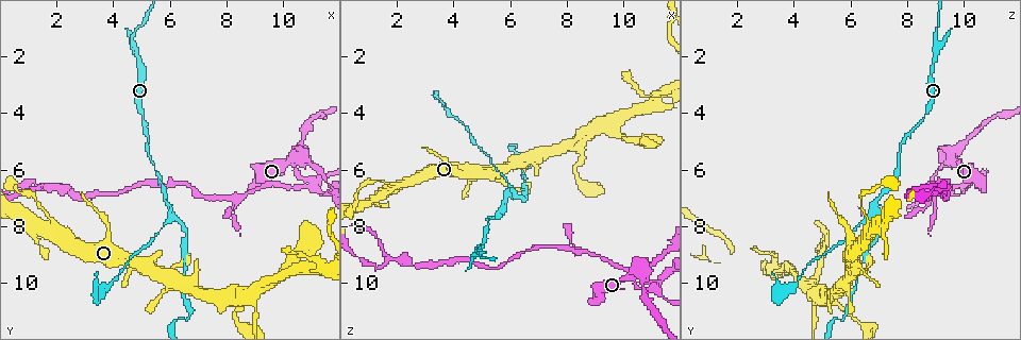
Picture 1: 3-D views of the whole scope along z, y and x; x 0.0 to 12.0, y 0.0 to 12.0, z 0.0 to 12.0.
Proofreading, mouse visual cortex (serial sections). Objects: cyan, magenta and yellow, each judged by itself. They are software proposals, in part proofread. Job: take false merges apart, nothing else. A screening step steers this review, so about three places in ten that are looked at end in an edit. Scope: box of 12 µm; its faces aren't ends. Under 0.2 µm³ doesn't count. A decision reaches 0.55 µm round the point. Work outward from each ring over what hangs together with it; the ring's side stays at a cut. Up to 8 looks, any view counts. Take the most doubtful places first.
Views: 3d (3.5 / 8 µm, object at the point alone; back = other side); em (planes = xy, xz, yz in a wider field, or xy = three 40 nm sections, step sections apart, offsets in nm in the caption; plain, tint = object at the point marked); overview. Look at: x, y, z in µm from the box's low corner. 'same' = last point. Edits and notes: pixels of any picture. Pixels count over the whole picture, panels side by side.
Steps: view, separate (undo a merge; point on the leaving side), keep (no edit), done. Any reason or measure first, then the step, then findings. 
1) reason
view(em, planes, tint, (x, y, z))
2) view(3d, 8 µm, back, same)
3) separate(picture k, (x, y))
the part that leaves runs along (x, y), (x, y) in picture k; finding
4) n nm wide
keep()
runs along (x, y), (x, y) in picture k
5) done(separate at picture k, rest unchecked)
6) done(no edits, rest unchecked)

view(3d, 3.5 µm, (6.1, 7.5, 6.9))

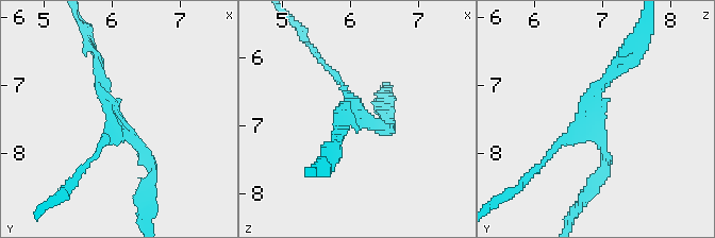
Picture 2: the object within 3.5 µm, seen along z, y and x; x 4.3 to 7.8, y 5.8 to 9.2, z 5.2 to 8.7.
view(em, xy, step 5, tint, (6.10, 7.50, 6.95))

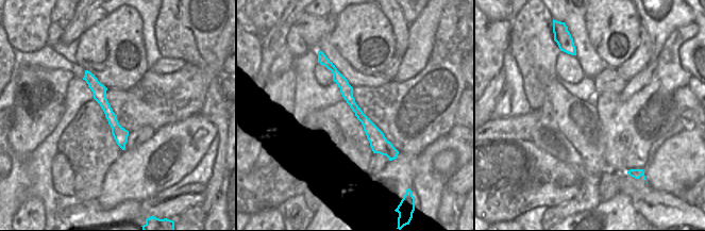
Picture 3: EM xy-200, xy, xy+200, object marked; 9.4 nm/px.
view(em, xy, step 1, tint, same)

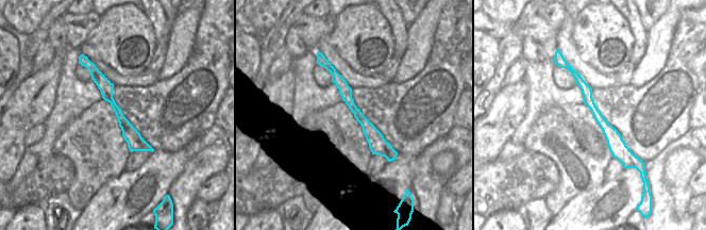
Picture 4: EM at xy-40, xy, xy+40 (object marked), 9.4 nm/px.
keep()
runs along (565, 65), (626, 157) in picture 4; all the same cell

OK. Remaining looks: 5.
abrupt turn
view(3d, 3.5 µm, (11.0, 6.4, 10.2))

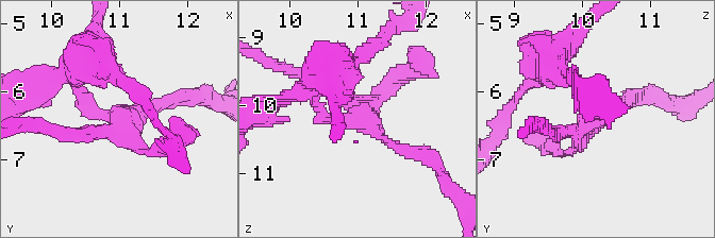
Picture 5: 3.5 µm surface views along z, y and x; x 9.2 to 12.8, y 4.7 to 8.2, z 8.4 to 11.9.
4 arms; arms of 100, 150, 150, 200 nm; need the tissue
view(em, xy, step 2, tint, (10.95, 6.40, 10.20))

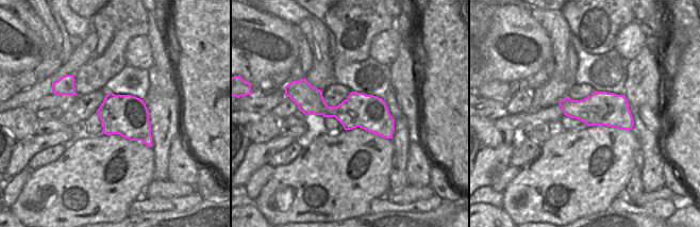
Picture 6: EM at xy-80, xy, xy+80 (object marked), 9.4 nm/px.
keep()
all the same cell

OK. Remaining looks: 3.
a fork
view(3d, 3.5 µm, (1.7, 6.6, 9.2))

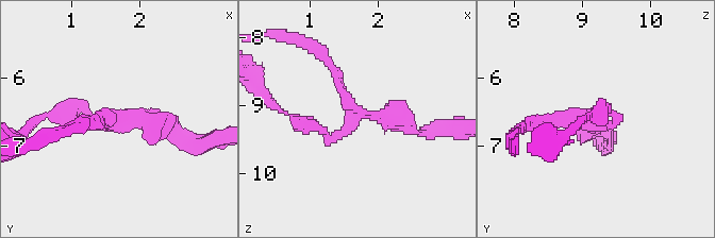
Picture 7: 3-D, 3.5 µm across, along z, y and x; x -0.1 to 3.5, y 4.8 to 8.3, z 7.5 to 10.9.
3 arms; arms of 150, 150, 200 nm
view(em, xy, step 5, tint, (1.70, 6.65, 9.15))

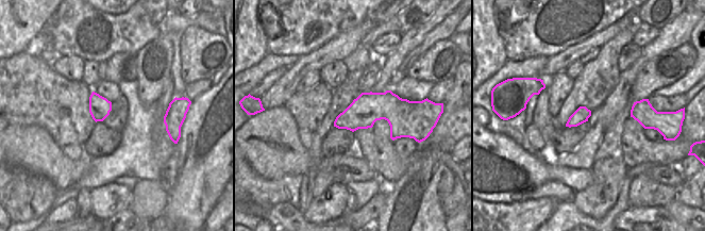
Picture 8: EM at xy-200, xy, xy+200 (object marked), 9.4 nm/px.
keep()
runs along (184, 135), (67, 108) in picture 7; one cell here

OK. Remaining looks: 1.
done(no edits, rest unchecked)

